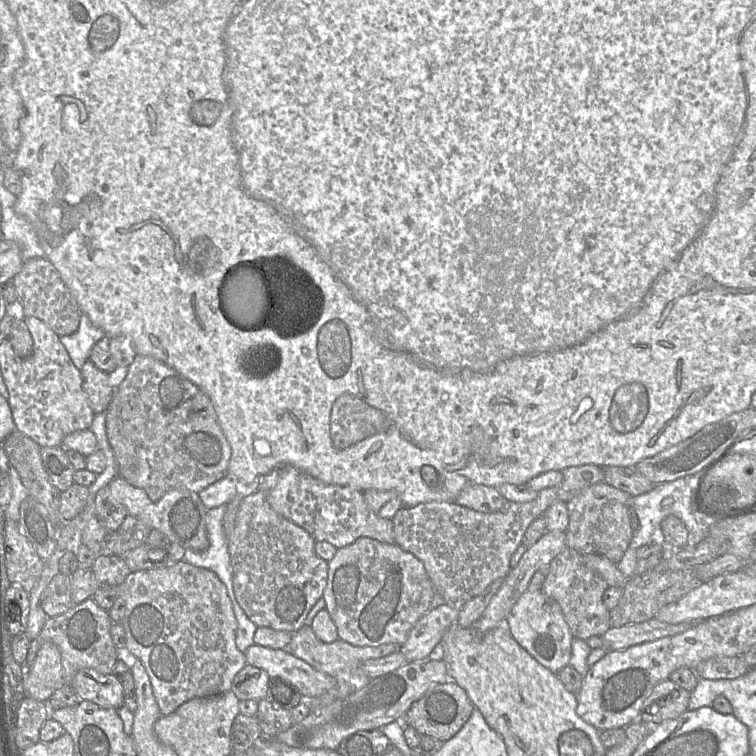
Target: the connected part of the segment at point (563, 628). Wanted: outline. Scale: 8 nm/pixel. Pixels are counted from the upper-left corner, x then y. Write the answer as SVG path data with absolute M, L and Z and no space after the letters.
M542 590L524 592L507 615L504 625L515 641L553 674L569 665L573 636L559 604Z

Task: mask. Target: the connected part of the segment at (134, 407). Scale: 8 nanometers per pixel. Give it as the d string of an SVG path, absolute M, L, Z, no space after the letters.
M136 354L124 381L115 389L110 406L117 410L122 434L134 444L136 450L136 466L133 476L127 481L143 489L153 502L157 502L171 489L199 493L228 475L231 447L219 425L209 396L165 363Z

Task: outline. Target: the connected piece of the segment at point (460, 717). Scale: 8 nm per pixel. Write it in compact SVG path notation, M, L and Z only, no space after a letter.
M453 681L433 685L416 702L414 702L401 722L404 726L415 728L421 735L431 736L445 742L452 738L469 719L474 705L466 692Z

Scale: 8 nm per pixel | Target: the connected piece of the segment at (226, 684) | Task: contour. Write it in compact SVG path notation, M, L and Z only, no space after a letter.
M183 561L163 568L130 572L118 586L125 601L122 626L129 655L138 658L148 673L162 716L172 714L183 703L231 690L236 674L246 665L245 654L236 646L238 622L225 584L211 570Z

